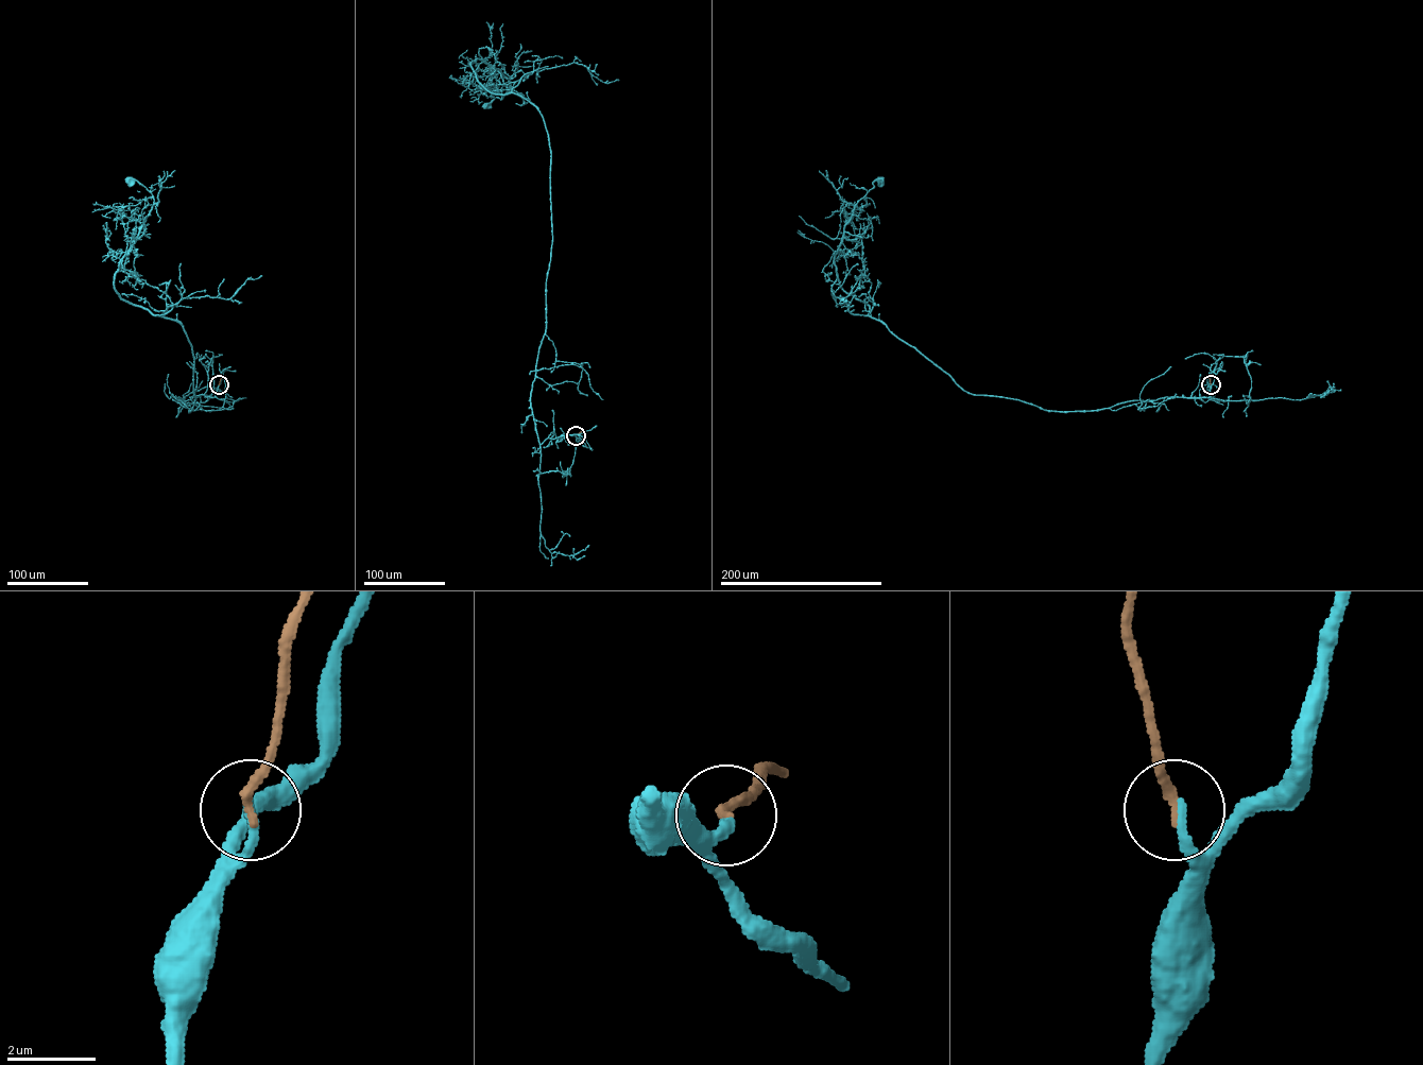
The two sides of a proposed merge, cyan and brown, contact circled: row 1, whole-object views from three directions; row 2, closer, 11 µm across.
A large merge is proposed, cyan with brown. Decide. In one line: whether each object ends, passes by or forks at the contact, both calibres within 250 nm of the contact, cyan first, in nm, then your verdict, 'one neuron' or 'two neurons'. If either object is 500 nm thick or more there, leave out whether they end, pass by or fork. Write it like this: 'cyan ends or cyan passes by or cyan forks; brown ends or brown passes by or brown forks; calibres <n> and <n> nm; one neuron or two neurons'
cyan ends; brown ends; calibres 240 and 220 nm; one neuron

